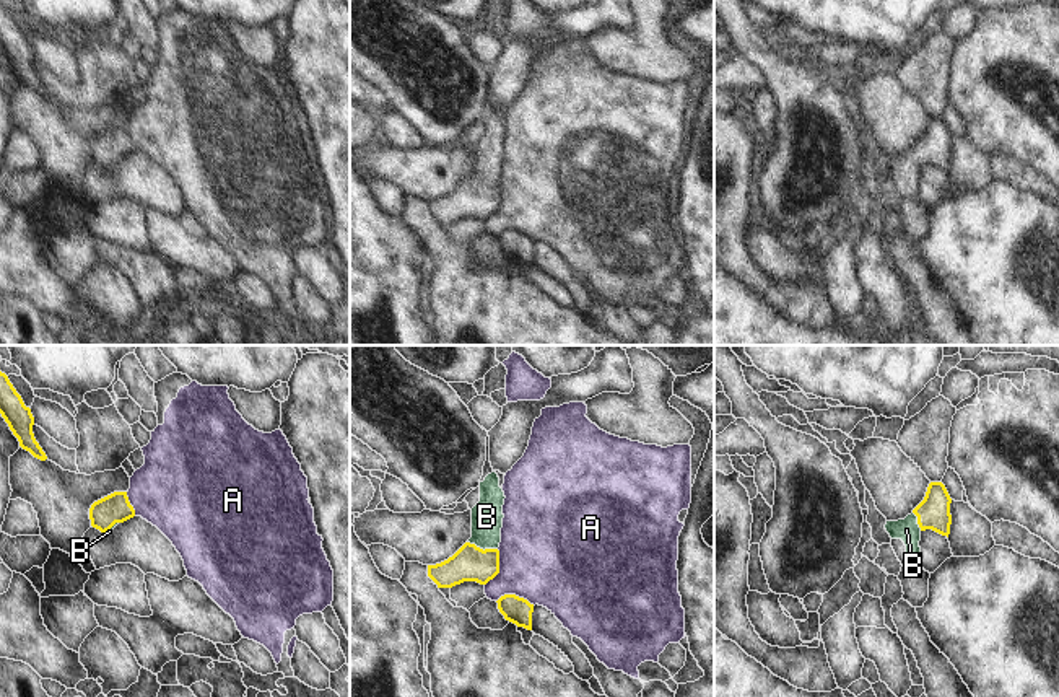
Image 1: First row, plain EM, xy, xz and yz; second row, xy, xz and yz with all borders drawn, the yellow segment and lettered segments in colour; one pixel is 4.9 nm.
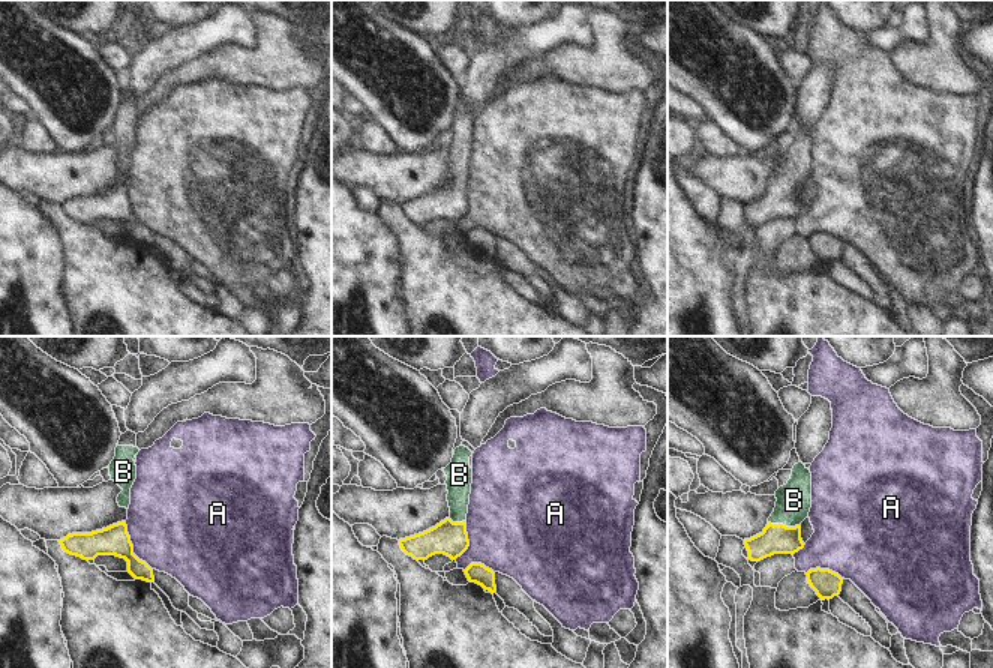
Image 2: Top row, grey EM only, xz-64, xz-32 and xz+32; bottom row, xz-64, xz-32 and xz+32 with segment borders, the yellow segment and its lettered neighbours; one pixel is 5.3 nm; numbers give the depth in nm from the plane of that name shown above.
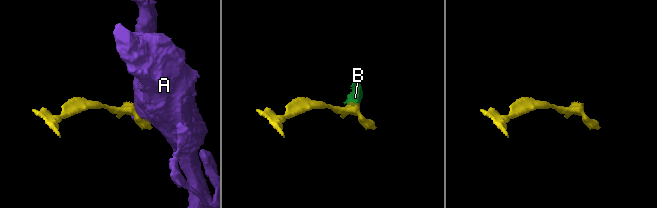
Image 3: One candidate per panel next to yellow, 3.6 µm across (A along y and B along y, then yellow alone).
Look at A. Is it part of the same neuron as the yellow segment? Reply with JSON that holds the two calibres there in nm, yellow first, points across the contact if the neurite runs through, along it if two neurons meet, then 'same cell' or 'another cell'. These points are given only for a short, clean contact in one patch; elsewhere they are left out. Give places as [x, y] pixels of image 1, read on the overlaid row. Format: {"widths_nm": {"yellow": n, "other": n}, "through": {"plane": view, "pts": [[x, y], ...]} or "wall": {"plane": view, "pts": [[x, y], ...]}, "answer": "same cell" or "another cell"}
{"widths_nm": {"yellow": 180, "other": 480}, "answer": "another cell"}

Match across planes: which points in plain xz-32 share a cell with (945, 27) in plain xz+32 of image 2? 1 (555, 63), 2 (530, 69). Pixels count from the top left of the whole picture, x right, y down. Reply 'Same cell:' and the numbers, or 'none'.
Same cell: 1, 2

